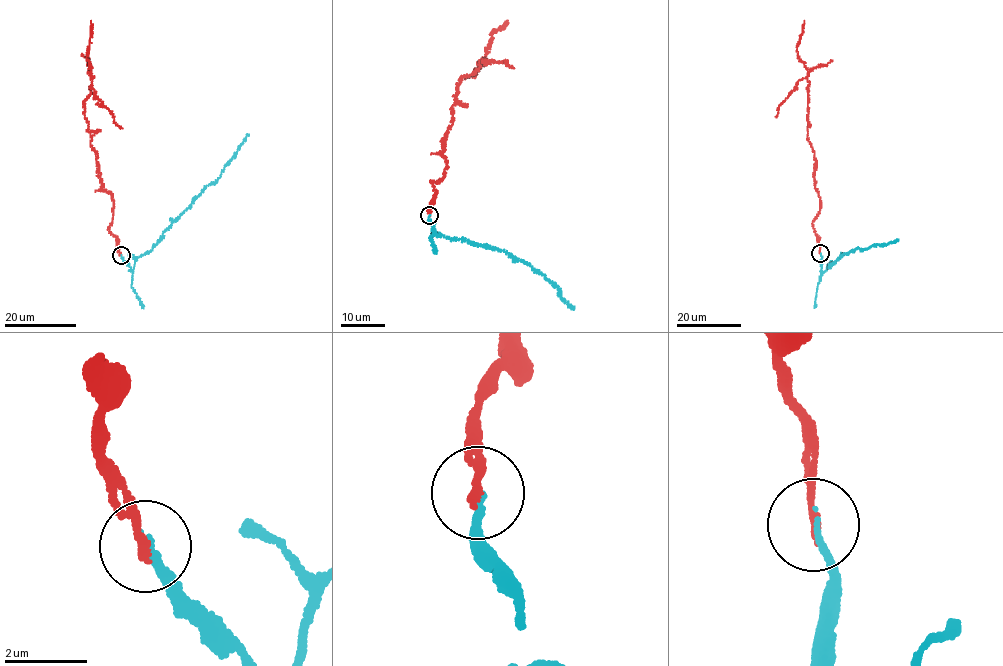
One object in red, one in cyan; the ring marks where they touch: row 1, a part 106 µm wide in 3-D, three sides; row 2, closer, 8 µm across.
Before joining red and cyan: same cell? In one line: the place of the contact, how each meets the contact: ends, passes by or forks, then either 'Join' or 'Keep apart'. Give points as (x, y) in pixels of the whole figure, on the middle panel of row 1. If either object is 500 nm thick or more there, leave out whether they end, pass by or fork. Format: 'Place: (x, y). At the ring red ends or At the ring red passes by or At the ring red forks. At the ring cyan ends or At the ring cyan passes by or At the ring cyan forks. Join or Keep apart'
Place: (429, 215). At the ring red ends. At the ring cyan ends. Keep apart

